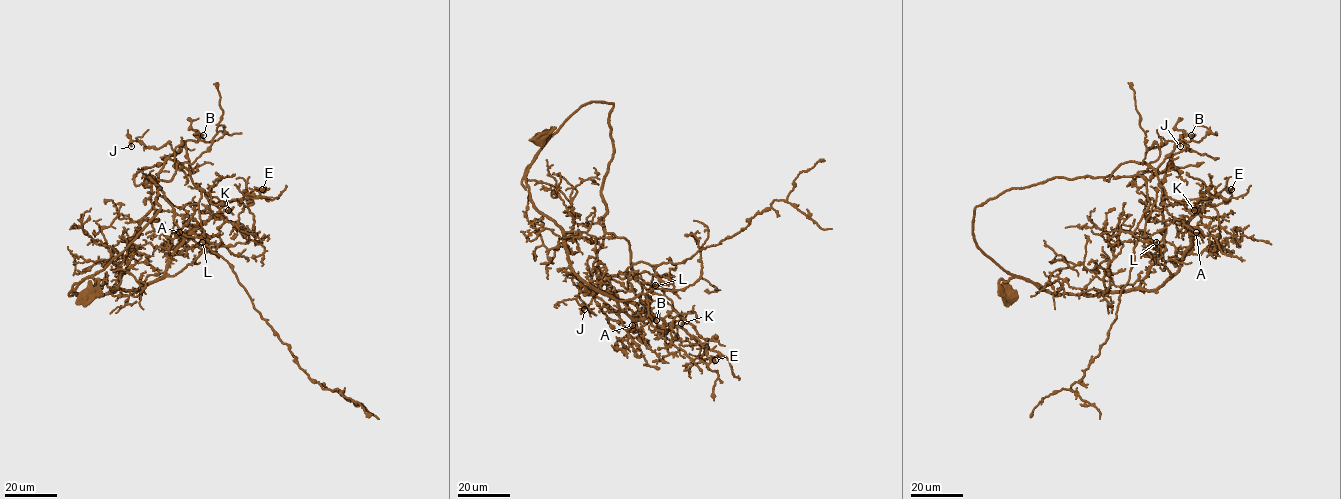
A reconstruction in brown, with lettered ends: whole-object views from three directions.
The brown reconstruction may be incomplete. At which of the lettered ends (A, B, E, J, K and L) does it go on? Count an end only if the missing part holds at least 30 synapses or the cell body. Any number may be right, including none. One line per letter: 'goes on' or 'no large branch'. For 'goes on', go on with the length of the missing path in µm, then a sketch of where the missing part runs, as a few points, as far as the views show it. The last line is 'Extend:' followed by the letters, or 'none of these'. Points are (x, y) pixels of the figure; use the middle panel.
A: no large branch
B: no large branch
E: no large branch
J: no large branch
K: no large branch
L: no large branch
Extend: none of these

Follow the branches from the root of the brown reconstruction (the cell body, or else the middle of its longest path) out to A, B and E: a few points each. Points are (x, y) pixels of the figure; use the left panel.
A: (86, 294), (98, 290), (98, 280), (86, 277), (73, 292), (105, 294), (157, 280), (183, 240), (179, 232)
B: (86, 294), (98, 280), (86, 277), (73, 292), (116, 288), (164, 161), (203, 135)
E: (86, 294), (98, 280), (86, 277), (73, 292), (157, 280), (188, 236), (228, 202), (247, 206), (262, 189)

